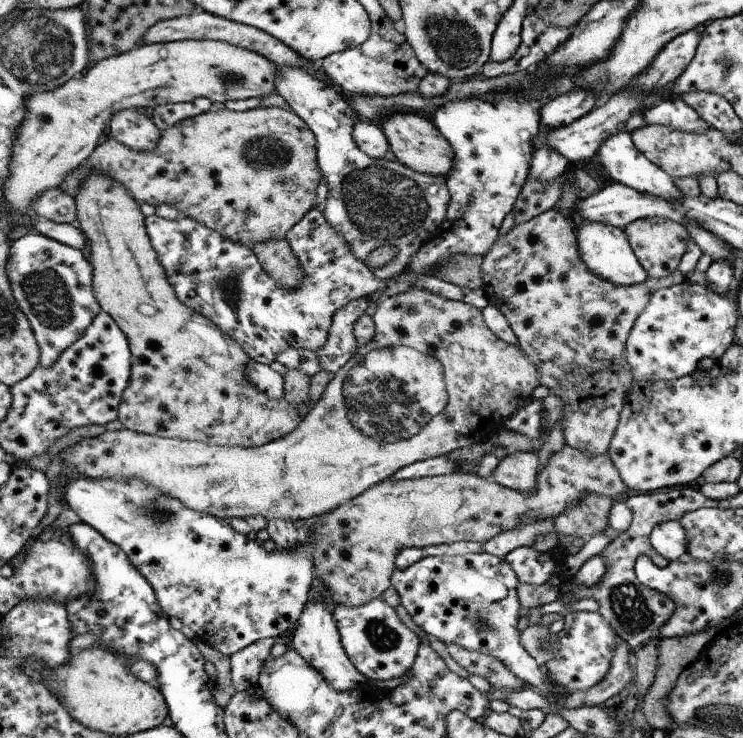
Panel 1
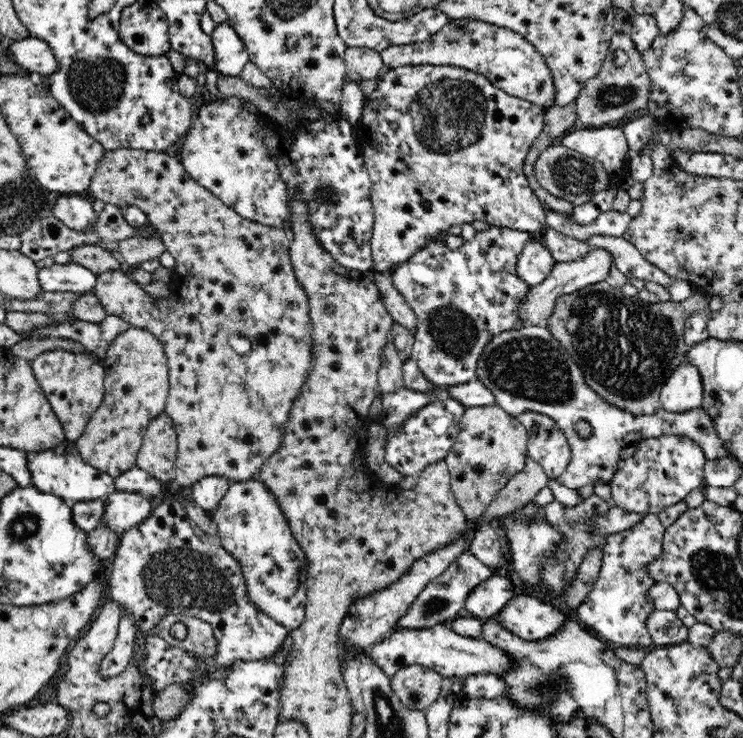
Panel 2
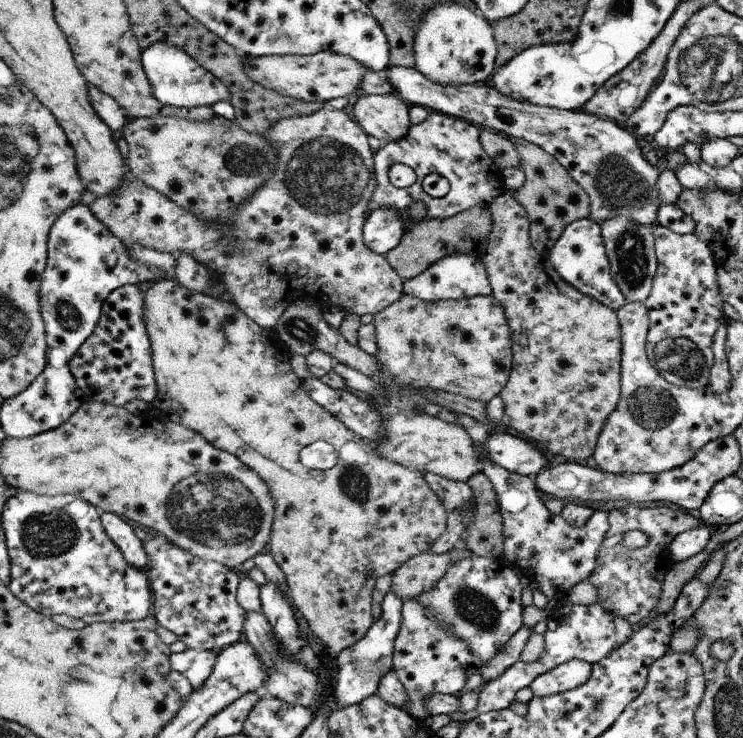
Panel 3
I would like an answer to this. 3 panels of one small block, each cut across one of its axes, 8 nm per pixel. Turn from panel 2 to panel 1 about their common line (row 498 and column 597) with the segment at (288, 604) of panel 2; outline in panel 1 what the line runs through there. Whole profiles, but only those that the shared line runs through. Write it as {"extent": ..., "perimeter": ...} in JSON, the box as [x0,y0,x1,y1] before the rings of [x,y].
{"extent":[575,222,649,286],"perimeter":[[[583,222],[575,227],[580,255],[584,264],[590,271],[603,280],[619,286],[632,286],[632,284],[649,283],[648,274],[636,259],[629,240],[622,228],[614,228],[600,222]]]}

